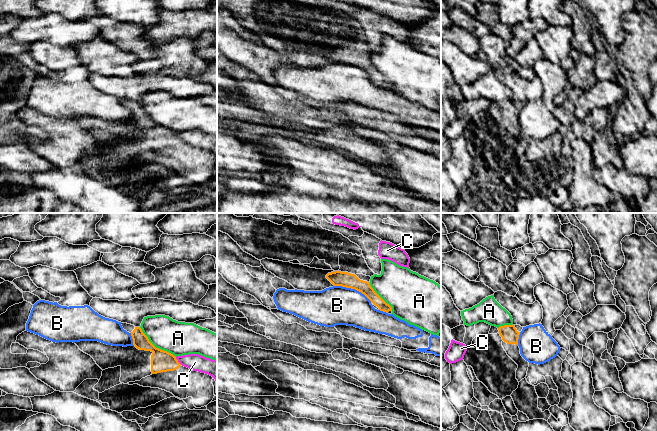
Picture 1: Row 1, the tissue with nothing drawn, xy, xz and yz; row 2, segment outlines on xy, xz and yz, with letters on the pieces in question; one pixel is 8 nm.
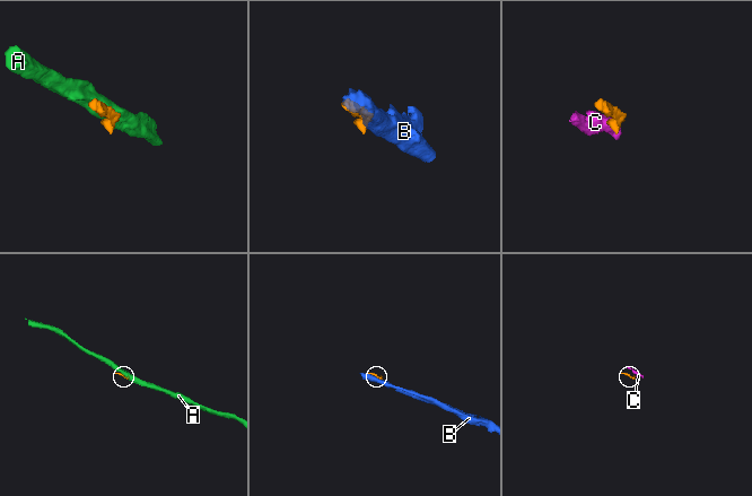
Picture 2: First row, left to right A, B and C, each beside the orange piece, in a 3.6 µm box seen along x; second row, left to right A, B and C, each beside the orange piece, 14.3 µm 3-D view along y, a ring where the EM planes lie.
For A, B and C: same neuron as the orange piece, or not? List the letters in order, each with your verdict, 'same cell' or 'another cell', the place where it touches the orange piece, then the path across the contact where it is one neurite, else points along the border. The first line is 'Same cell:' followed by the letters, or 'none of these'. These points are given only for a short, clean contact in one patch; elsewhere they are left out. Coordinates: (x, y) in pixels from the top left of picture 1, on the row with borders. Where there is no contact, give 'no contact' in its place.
Same cell: none of these
A: another cell; meets orange in xy at (155, 347)
B: another cell; meets orange in xz at (353, 288)
C: another cell; meets orange in xy at (177, 361); border along xy (175, 357), (181, 364)

